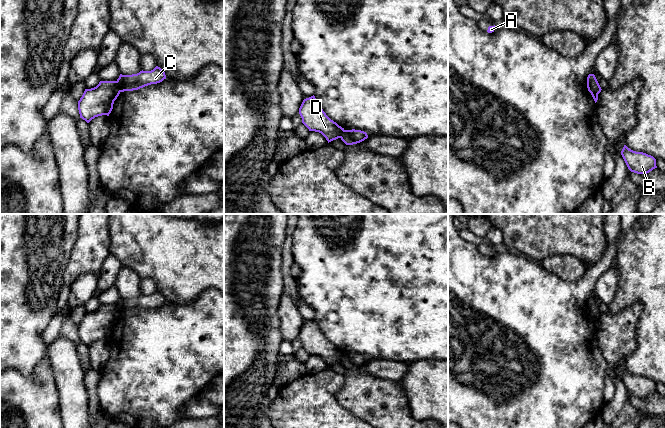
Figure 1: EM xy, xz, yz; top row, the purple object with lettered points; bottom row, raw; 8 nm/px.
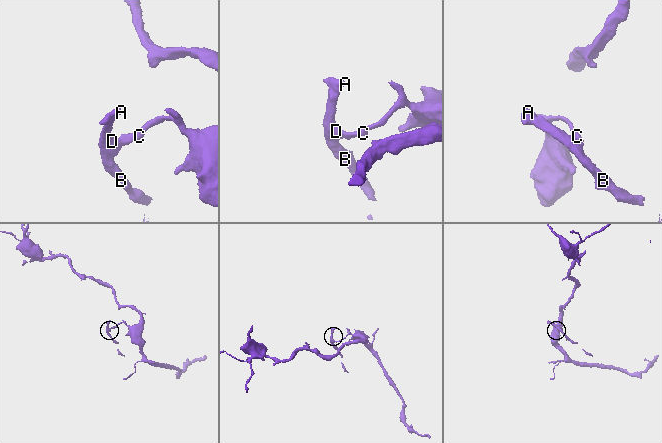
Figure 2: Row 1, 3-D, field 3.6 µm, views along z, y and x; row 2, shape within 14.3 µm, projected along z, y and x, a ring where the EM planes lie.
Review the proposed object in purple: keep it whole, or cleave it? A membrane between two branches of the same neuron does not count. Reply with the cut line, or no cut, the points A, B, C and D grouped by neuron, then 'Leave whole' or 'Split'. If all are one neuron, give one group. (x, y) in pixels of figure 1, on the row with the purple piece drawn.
Split along xy (115, 81), (120, 91). Groups: A B D / C. Split

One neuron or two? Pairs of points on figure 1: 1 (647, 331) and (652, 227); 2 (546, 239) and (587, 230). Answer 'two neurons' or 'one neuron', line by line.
1: one neuron
2: one neuron

